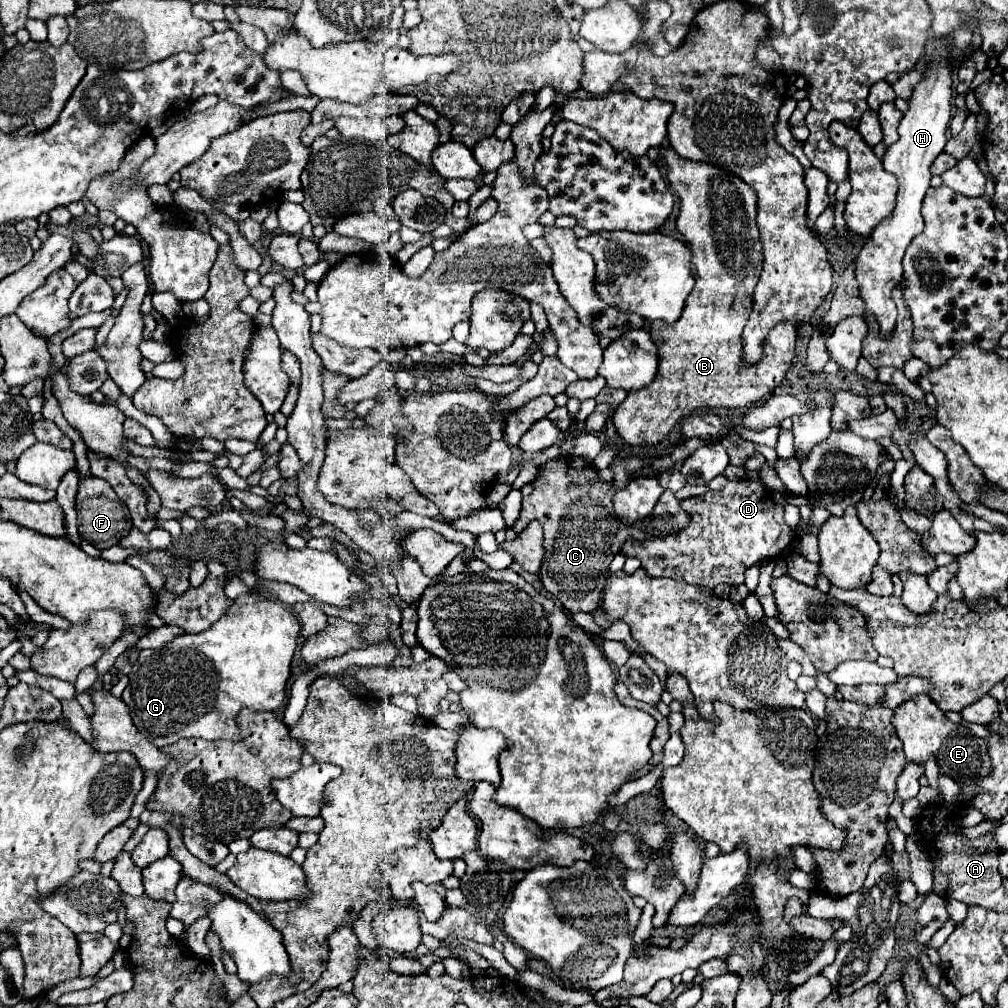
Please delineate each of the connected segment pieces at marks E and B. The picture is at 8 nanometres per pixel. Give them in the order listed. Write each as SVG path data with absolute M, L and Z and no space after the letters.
M920 694L904 702L902 706L894 710L892 724L896 728L898 738L904 744L904 754L910 762L918 762L922 766L928 762L930 756L934 756L940 766L940 772L950 776L958 784L970 784L974 776L980 776L980 778L990 776L992 762L986 750L986 742L974 736L966 726L950 722L932 698L926 698L924 694Z
M670 148L664 152L664 158L668 164L668 180L680 198L680 214L676 220L676 228L684 234L686 244L692 252L692 276L696 280L696 286L690 292L678 322L650 322L650 336L658 348L656 378L646 388L630 390L626 400L612 414L612 422L618 436L630 446L662 442L678 422L686 420L690 414L696 414L704 408L734 410L754 406L784 380L794 358L796 342L794 322L782 322L774 326L774 330L770 330L768 340L764 342L762 362L756 366L742 366L740 336L748 322L748 314L752 310L752 292L762 270L762 244L758 240L754 188L742 182L738 176L724 172L712 164L682 160Z

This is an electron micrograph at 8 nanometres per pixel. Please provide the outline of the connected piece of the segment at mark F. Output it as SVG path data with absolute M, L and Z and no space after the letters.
M86 476L80 480L78 494L76 494L76 512L78 512L80 536L100 550L118 544L132 528L130 512L128 512L126 504L116 496L116 492L112 490L112 486L106 480L100 480L94 476Z

